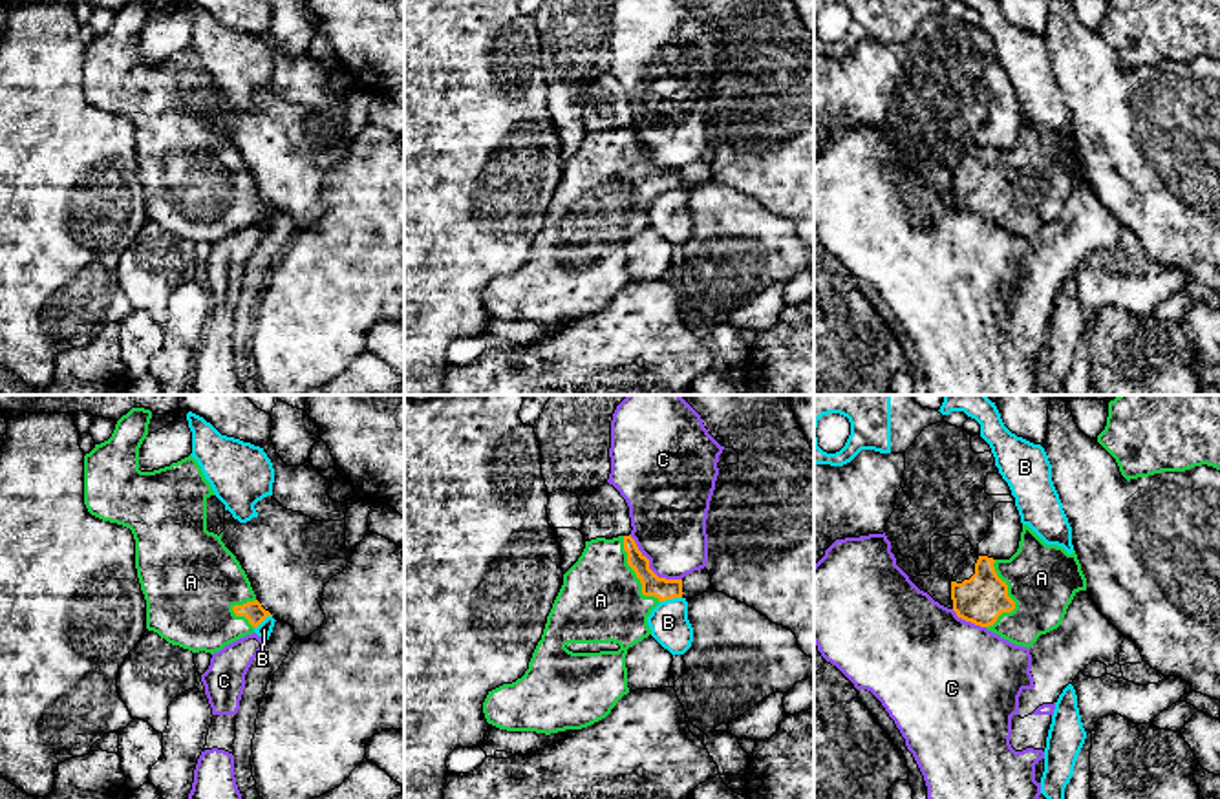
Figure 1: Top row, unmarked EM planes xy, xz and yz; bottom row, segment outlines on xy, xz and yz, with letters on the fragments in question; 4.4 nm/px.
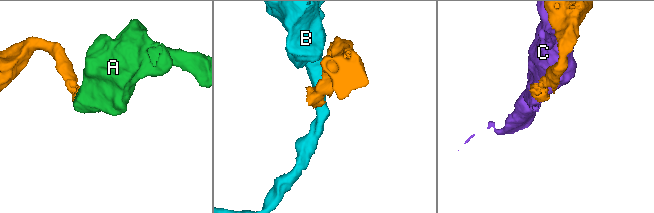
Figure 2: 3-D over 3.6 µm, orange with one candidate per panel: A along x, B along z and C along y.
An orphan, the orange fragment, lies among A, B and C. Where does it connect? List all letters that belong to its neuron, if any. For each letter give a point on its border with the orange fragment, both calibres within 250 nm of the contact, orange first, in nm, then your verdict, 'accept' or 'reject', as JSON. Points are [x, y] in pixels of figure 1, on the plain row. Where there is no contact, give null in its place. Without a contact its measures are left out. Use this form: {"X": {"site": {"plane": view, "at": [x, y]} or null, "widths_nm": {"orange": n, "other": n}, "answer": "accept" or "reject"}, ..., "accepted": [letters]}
{"A": {"site": {"plane": "yz", "at": [1010, 189]}, "widths_nm": {"orange": 220, "other": 300}, "answer": "accept"}, "B": {"site": {"plane": "xz", "at": [670, 189]}, "widths_nm": {"orange": 100, "other": 170}, "answer": "reject"}, "C": {"site": {"plane": "xz", "at": [648, 158]}, "widths_nm": {"orange": 100, "other": 340}, "answer": "reject"}, "accepted": ["A"]}

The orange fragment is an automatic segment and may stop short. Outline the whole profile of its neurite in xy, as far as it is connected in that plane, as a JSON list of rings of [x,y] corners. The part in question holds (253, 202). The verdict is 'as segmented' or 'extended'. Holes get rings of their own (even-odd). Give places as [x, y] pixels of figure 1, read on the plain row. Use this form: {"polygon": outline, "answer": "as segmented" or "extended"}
{"polygon": [[[130,0],[117,11],[112,27],[84,46],[84,95],[91,106],[132,121],[137,168],[146,190],[146,219],[172,236],[214,245],[252,225],[273,205],[256,190],[221,124],[207,121],[207,90],[216,84],[198,51],[188,46],[154,62],[139,60],[139,38],[150,9],[150,0]]], "answer": "extended"}

